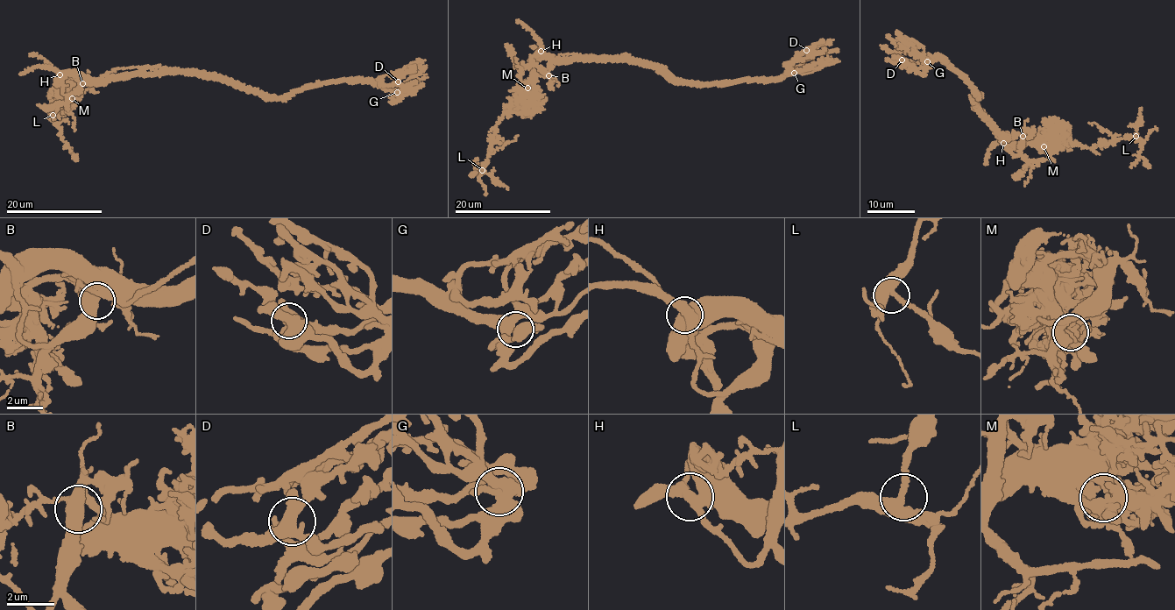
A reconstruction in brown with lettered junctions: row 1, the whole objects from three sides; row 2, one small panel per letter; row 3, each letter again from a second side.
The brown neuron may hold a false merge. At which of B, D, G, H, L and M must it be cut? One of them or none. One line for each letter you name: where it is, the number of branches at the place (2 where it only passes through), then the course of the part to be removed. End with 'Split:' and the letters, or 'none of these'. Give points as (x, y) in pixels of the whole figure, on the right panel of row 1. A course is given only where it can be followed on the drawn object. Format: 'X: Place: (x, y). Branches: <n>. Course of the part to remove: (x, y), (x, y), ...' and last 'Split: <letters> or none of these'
H: Place: (1003, 143). Branches: 3. Course of the part to remove: (1003, 143), (1014, 156), (1024, 133), (1075, 142), (1086, 147), (1138, 138), (1142, 144), (1138, 155), (1150, 166)
Split: H

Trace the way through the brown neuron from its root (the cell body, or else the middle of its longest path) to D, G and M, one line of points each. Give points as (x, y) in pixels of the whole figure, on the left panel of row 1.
D: (175, 74), (205, 71), (272, 96), (349, 80), (381, 81), (385, 85), (398, 81)
G: (175, 74), (205, 71), (272, 96), (352, 79), (377, 81), (397, 92)
M: (175, 74), (135, 75), (97, 82), (87, 82), (71, 77), (67, 81), (72, 98)

